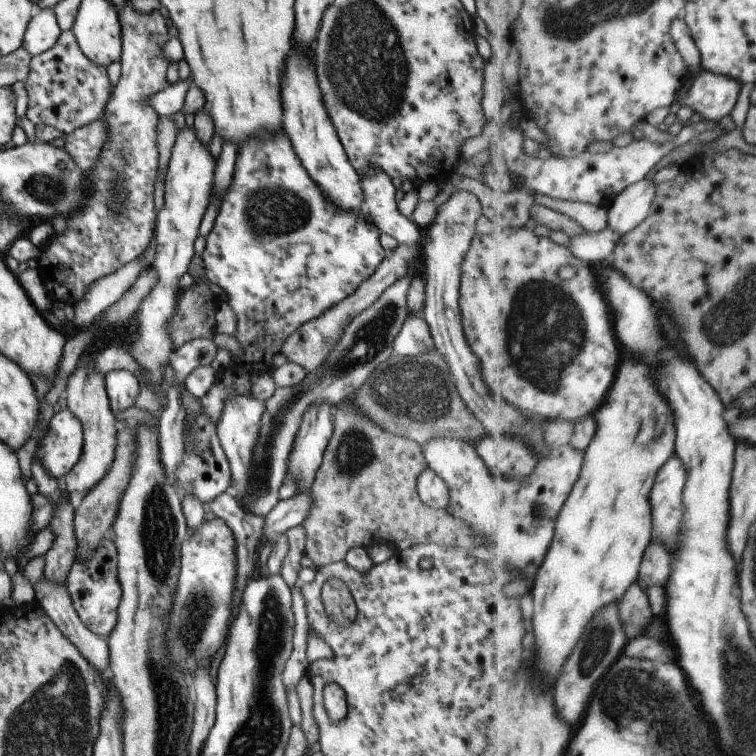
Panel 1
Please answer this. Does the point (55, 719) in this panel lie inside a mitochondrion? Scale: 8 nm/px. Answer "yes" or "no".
yes

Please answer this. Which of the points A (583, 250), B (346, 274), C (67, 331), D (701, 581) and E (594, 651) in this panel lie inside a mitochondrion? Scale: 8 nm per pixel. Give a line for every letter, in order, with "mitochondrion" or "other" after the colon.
A: other
B: other
C: other
D: other
E: mitochondrion

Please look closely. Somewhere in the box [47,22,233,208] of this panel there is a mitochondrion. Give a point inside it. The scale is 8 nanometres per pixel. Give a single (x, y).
(114, 167)

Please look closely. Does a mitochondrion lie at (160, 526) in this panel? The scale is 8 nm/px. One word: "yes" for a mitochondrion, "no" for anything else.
yes

